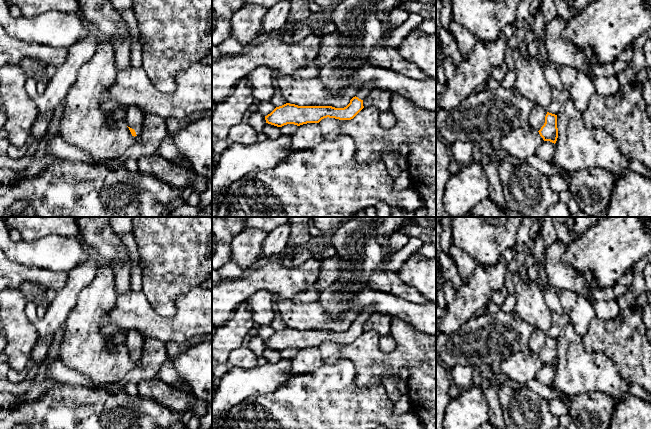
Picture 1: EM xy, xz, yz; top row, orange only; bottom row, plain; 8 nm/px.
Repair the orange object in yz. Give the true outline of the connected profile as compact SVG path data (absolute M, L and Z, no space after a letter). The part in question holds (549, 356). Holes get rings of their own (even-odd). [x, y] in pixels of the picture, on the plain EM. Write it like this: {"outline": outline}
{"outline": "M535 329L528 343L529 352L537 354L544 365L556 367L558 362L557 339Z"}

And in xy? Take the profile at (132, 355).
{"outline": "M130 330L126 336L125 349L129 352L132 360L139 360L142 357L145 337L135 330Z"}

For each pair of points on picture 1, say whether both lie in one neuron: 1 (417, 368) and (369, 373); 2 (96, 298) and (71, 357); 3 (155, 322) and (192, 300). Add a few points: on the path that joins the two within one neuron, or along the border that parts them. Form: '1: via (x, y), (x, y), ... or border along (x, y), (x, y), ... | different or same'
1: via (405, 363), (381, 364) | same
2: via (88, 313), (82, 327), (82, 342) | same
3: via (165, 322), (173, 322), (185, 310) | same

